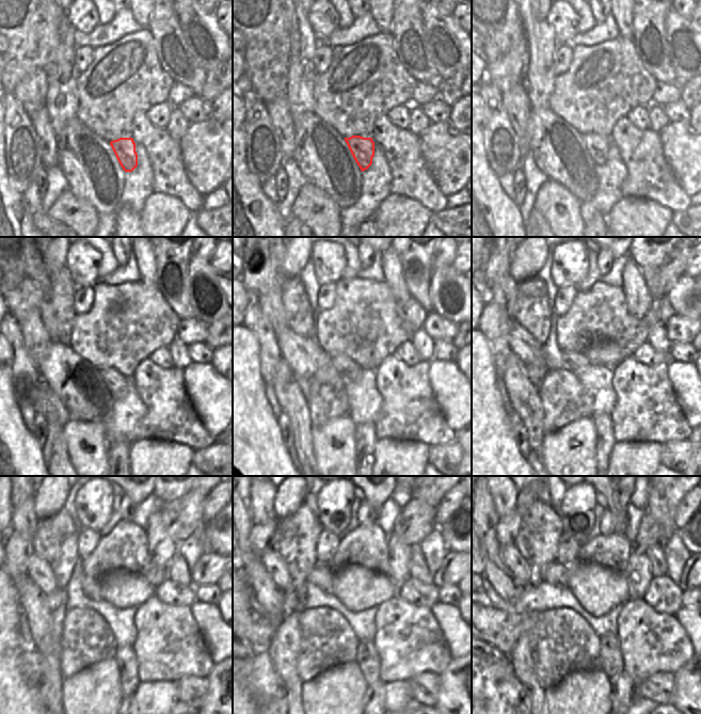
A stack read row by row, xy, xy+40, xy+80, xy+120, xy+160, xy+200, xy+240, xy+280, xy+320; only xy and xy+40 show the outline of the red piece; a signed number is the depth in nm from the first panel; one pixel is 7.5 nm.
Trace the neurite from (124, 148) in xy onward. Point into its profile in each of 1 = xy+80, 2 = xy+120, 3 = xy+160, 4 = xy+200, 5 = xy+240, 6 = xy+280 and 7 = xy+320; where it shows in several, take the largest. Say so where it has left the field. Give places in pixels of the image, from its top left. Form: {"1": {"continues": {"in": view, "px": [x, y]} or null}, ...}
{"1": {"continues": {"in": "xy+80", "px": [598, 146]}}, "2": {"continues": {"in": "xy+120", "px": [116, 383]}}, "3": {"continues": {"in": "xy+160", "px": [349, 370]}}, "4": {"continues": {"in": "xy+200", "px": [573, 358]}}, "5": {"continues": {"in": "xy+240", "px": [91, 587]}}, "6": {"continues": {"in": "xy+280", "px": [321, 575]}}, "7": {"continues": {"in": "xy+320", "px": [556, 574]}}}

